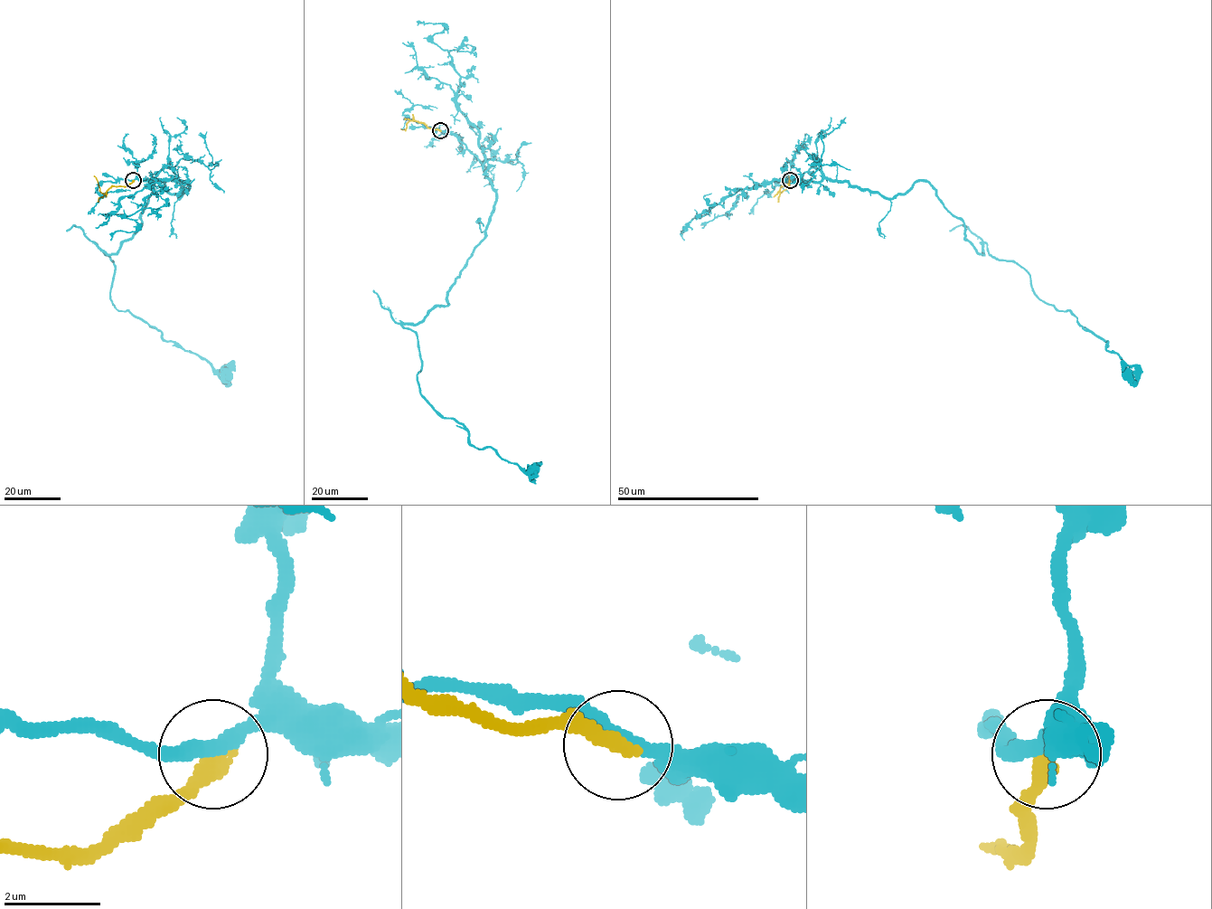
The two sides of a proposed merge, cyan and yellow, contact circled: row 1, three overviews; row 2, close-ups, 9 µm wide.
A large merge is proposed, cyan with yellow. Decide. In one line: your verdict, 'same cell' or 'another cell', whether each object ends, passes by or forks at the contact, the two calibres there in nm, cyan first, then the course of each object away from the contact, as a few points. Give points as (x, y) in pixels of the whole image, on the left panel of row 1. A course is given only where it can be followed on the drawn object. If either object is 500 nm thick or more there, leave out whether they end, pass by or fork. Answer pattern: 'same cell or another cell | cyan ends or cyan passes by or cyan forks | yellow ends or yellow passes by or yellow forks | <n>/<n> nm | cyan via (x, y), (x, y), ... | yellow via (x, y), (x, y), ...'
another cell | cyan passes by | yellow ends | 280/400 nm | cyan via (133, 181), (171, 168), (189, 185), (158, 181), (139, 229), (116, 253), (96, 243), (113, 305), (225, 375) | yellow via (133, 181), (126, 186), (112, 186), (102, 194), (93, 175)

